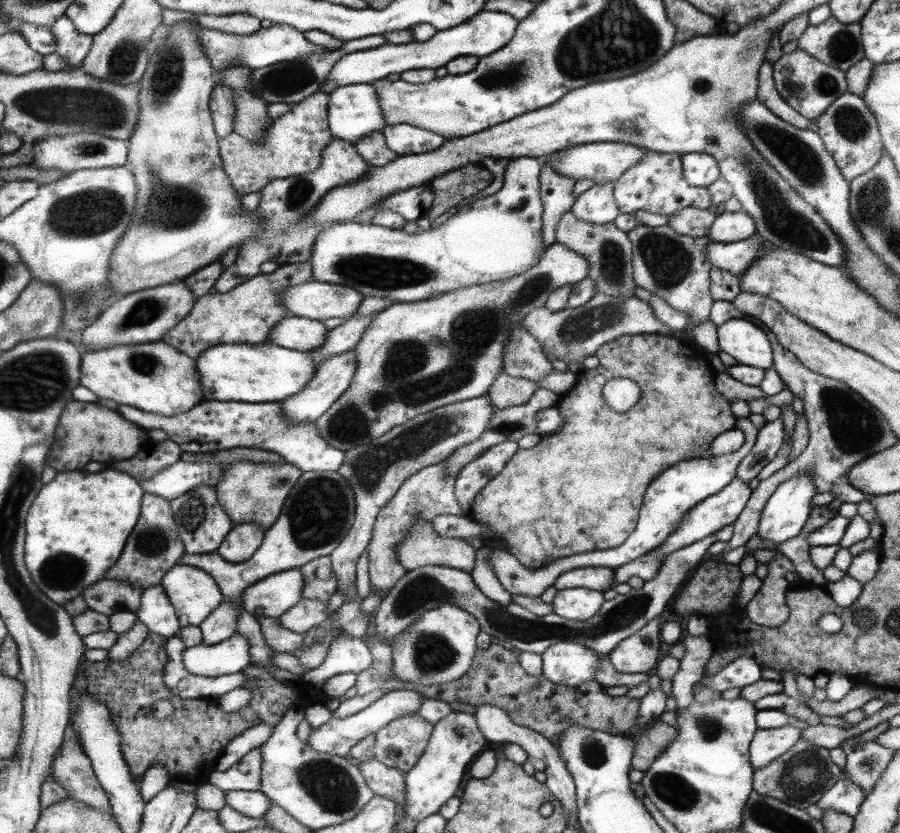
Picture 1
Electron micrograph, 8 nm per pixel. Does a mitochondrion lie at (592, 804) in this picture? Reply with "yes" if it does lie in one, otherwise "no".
no

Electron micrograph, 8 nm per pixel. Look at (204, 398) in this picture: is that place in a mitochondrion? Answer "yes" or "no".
no

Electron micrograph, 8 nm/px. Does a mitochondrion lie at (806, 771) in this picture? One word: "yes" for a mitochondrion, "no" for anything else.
yes

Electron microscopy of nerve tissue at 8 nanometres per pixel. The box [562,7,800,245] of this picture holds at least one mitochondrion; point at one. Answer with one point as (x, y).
(758, 42)

